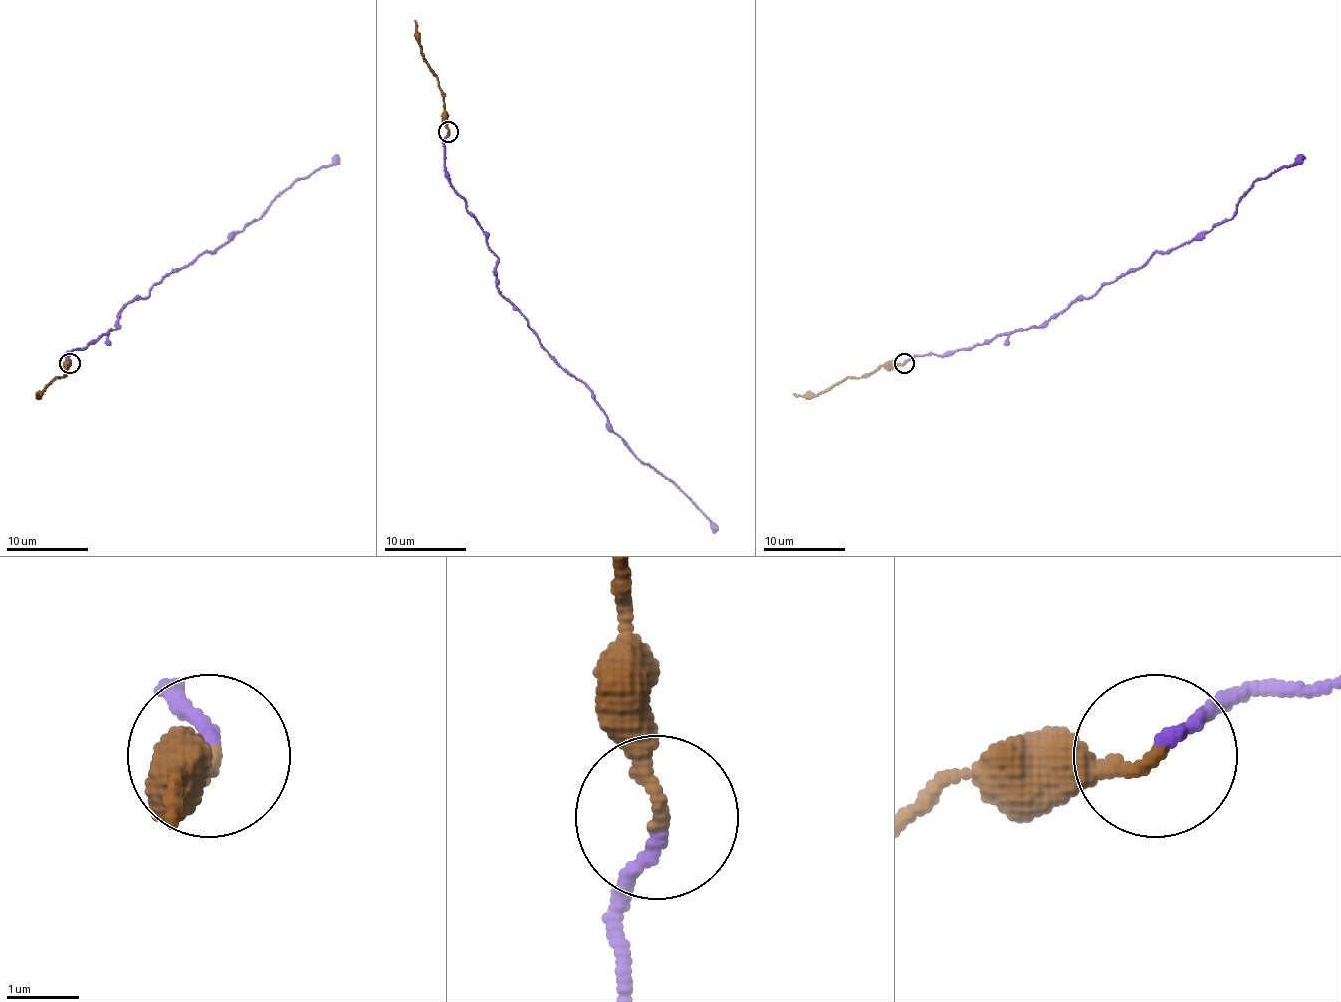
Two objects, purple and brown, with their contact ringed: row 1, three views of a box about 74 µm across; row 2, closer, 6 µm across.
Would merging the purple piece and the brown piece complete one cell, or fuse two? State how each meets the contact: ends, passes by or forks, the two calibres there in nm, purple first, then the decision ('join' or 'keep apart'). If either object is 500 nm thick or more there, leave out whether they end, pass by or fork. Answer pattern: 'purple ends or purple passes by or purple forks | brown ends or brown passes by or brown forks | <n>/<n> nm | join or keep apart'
purple ends | brown ends | 180/220 nm | keep apart

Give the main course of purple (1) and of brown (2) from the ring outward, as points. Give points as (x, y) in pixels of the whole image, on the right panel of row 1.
1: (904, 361), (1045, 325), (1157, 252), (1200, 239), (1228, 221), (1257, 180), (1306, 158)
2: (904, 364), (884, 364), (860, 378), (847, 378), (829, 390), (803, 396), (792, 394)

